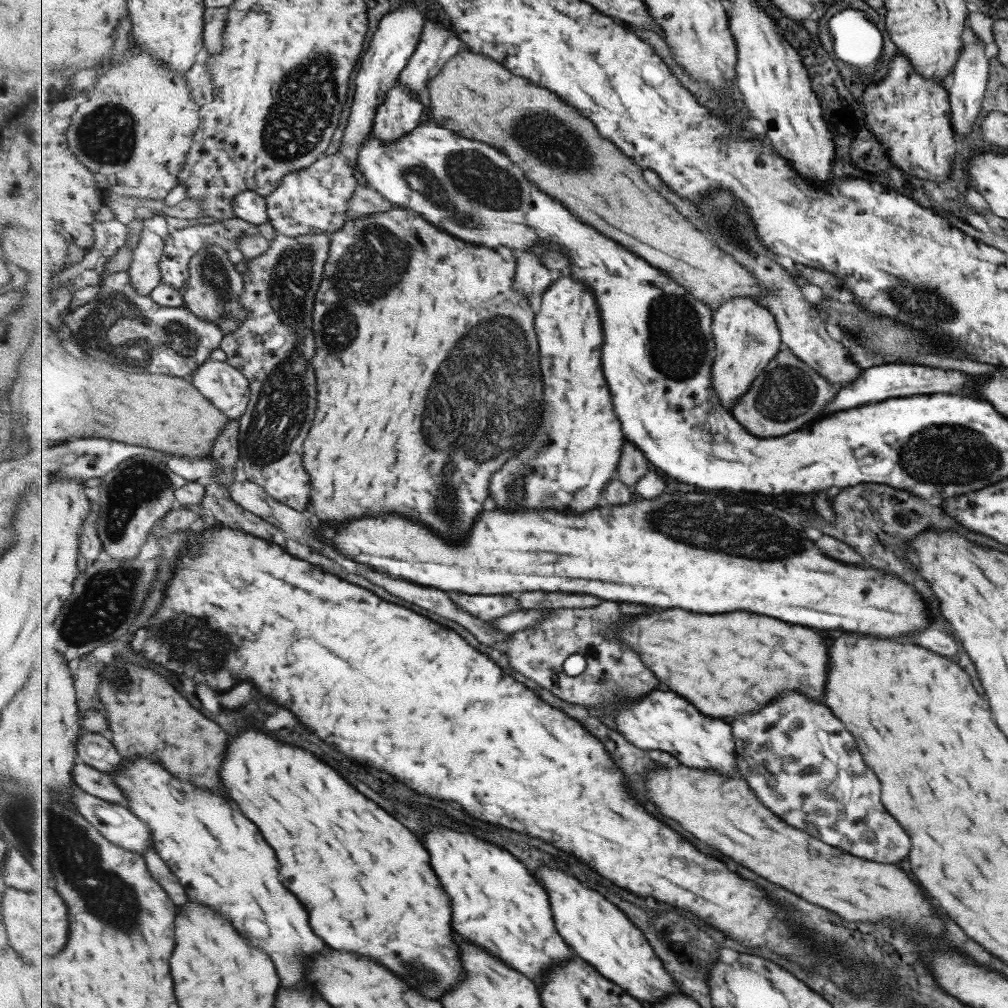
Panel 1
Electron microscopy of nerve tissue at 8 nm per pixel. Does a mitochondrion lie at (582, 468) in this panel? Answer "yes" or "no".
no

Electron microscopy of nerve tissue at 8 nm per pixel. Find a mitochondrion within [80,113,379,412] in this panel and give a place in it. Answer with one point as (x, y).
(212, 271)

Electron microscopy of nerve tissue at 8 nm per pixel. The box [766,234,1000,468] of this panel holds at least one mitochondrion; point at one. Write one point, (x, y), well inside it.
(926, 303)

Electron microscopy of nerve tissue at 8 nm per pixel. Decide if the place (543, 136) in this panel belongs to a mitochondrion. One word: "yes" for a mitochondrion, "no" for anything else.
yes

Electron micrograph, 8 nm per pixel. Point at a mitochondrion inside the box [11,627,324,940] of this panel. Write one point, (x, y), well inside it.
(80, 861)

